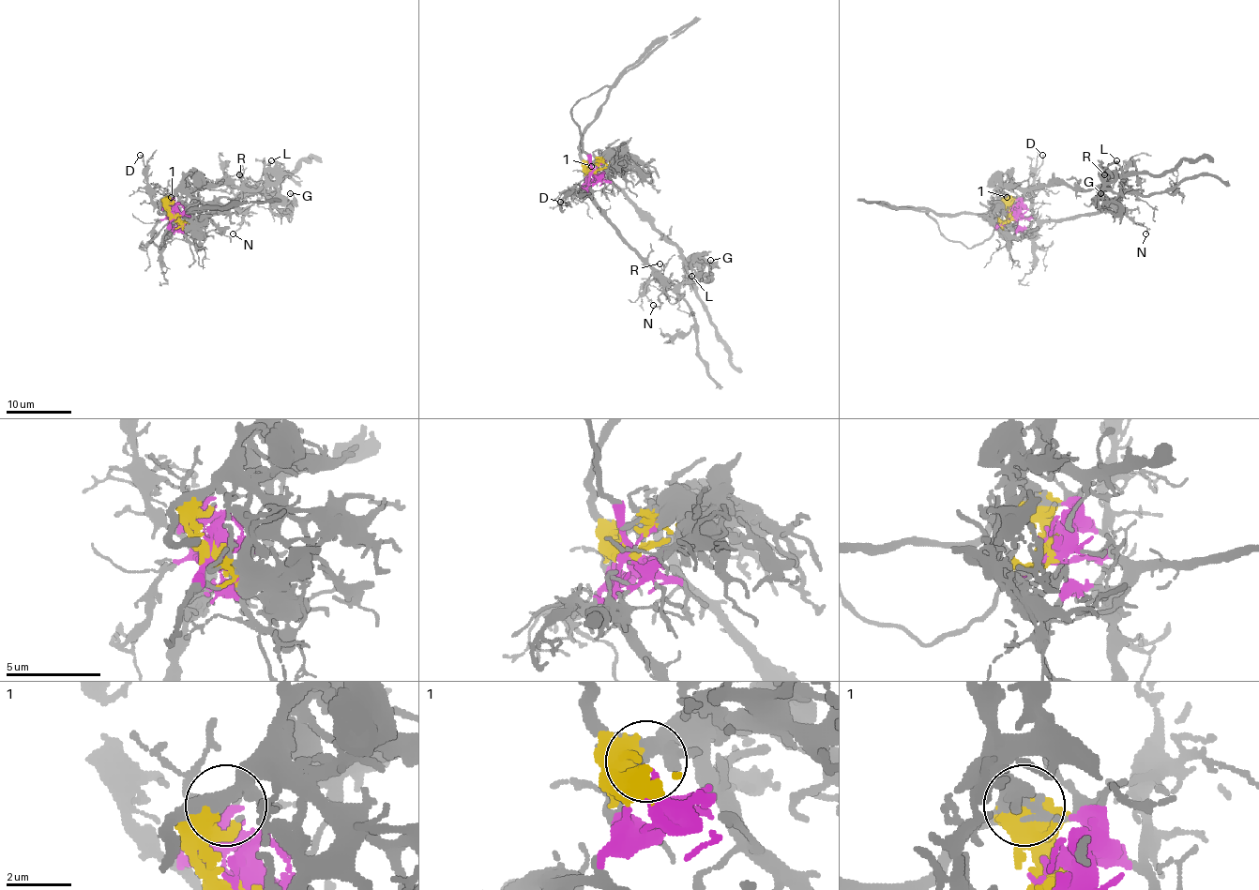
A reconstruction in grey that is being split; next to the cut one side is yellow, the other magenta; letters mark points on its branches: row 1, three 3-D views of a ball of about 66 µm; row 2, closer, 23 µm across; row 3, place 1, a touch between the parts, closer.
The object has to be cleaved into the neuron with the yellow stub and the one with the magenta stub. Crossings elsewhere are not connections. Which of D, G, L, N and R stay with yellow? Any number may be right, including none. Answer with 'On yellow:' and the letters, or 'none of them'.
On yellow: G, L

